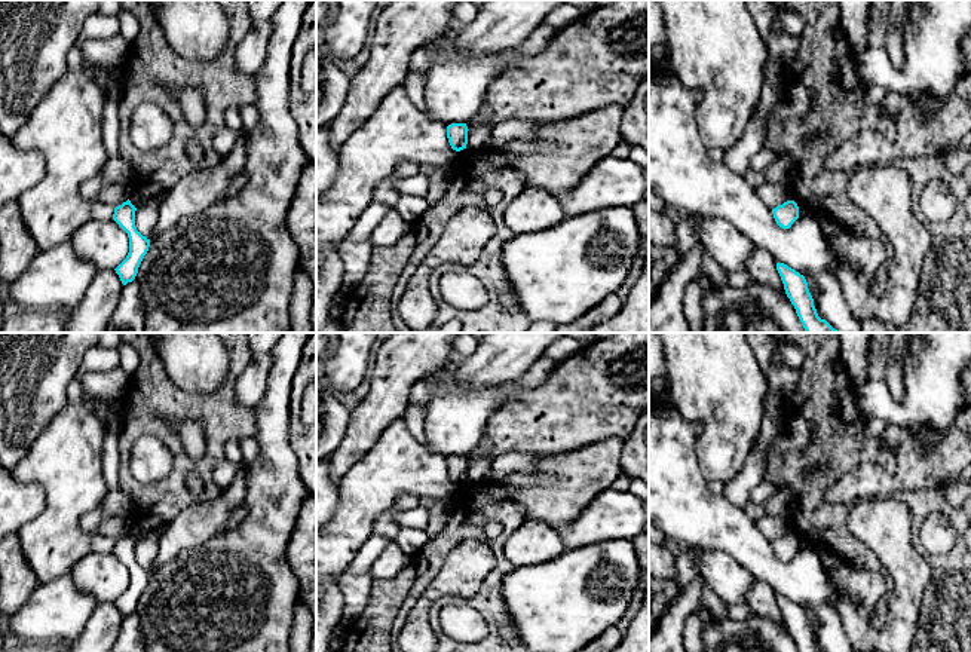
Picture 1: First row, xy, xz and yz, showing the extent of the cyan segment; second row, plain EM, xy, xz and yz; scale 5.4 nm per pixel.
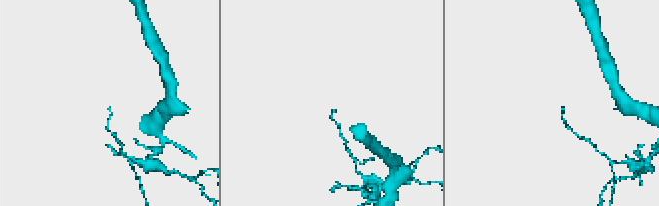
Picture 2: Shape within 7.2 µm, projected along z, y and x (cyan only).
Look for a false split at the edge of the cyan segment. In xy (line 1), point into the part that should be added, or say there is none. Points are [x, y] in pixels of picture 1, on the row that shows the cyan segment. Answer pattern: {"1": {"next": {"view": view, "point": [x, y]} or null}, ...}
{"1": {"next": null}}

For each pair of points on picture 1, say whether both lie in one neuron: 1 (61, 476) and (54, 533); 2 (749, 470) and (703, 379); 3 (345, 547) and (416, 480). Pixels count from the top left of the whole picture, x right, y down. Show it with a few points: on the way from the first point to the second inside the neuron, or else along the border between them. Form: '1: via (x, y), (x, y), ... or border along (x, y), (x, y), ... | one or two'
1: via (61, 490), (60, 519) | one
2: border along (754, 443), (743, 468), (725, 484) | two
3: via (351, 525), (394, 481) | one

